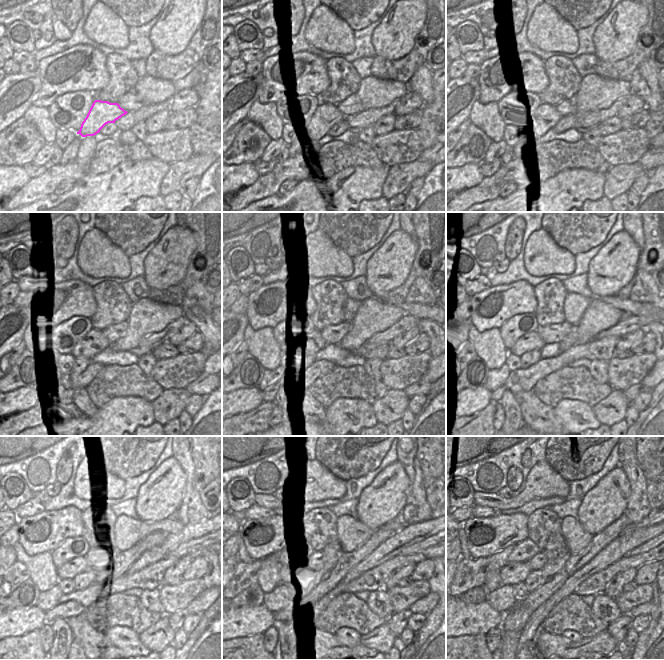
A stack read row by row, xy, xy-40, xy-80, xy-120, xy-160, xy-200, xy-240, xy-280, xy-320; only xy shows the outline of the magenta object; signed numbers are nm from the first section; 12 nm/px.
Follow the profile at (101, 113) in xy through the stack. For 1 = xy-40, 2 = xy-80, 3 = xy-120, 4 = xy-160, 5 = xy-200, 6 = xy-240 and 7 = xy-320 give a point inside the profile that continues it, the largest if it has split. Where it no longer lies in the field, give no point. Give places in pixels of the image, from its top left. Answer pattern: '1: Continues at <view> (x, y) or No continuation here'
1: Continues at xy-40 (325, 115)
2: Continues at xy-80 (546, 116)
3: Continues at xy-120 (94, 342)
4: Continues at xy-160 (312, 342)
5: Continues at xy-200 (530, 341)
6: Continues at xy-240 (69, 570)
7: Continues at xy-320 (512, 573)

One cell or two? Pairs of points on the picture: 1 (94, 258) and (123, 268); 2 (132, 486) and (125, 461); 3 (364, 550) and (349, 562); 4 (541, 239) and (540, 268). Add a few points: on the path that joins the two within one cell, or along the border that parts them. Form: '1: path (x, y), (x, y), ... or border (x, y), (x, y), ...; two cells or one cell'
1: path (101, 258), (116, 264); one cell
2: border (151, 468), (124, 479); two cells
3: path (360, 554), (353, 558); one cell
4: path (541, 246), (542, 257), (540, 261); one cell

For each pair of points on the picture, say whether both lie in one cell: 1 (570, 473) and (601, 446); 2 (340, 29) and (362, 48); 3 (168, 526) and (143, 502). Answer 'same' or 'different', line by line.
1: same
2: different
3: different

